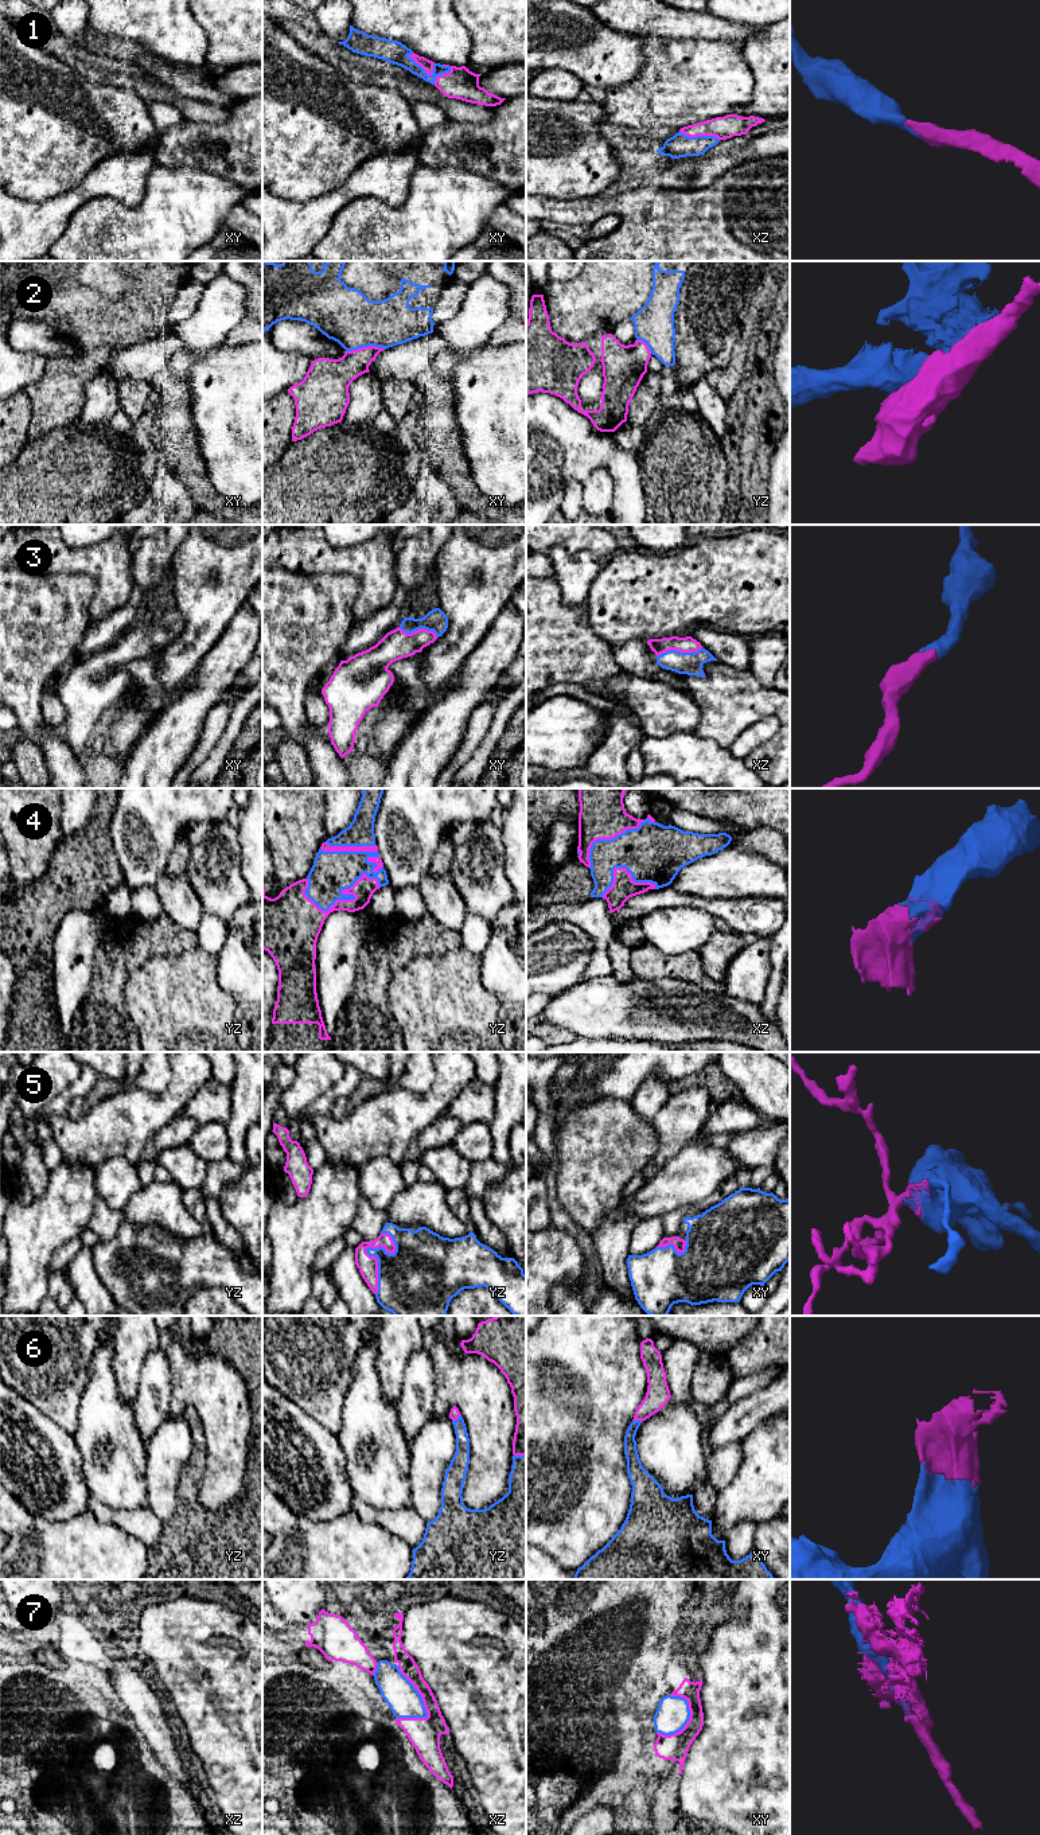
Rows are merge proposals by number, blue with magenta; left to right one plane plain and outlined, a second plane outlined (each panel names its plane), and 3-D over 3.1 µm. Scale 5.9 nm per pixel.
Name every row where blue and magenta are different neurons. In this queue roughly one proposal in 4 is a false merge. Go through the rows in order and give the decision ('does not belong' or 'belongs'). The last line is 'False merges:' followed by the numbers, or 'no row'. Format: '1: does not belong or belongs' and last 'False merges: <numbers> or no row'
1: belongs
2: does not belong
3: belongs
4: belongs
5: belongs
6: belongs
7: belongs
False merges: 2

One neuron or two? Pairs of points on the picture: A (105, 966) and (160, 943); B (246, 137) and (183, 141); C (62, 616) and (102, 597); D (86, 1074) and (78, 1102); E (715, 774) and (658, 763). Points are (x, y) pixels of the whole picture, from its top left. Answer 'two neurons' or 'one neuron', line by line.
A: one neuron
B: one neuron
C: two neurons
D: two neurons
E: one neuron

